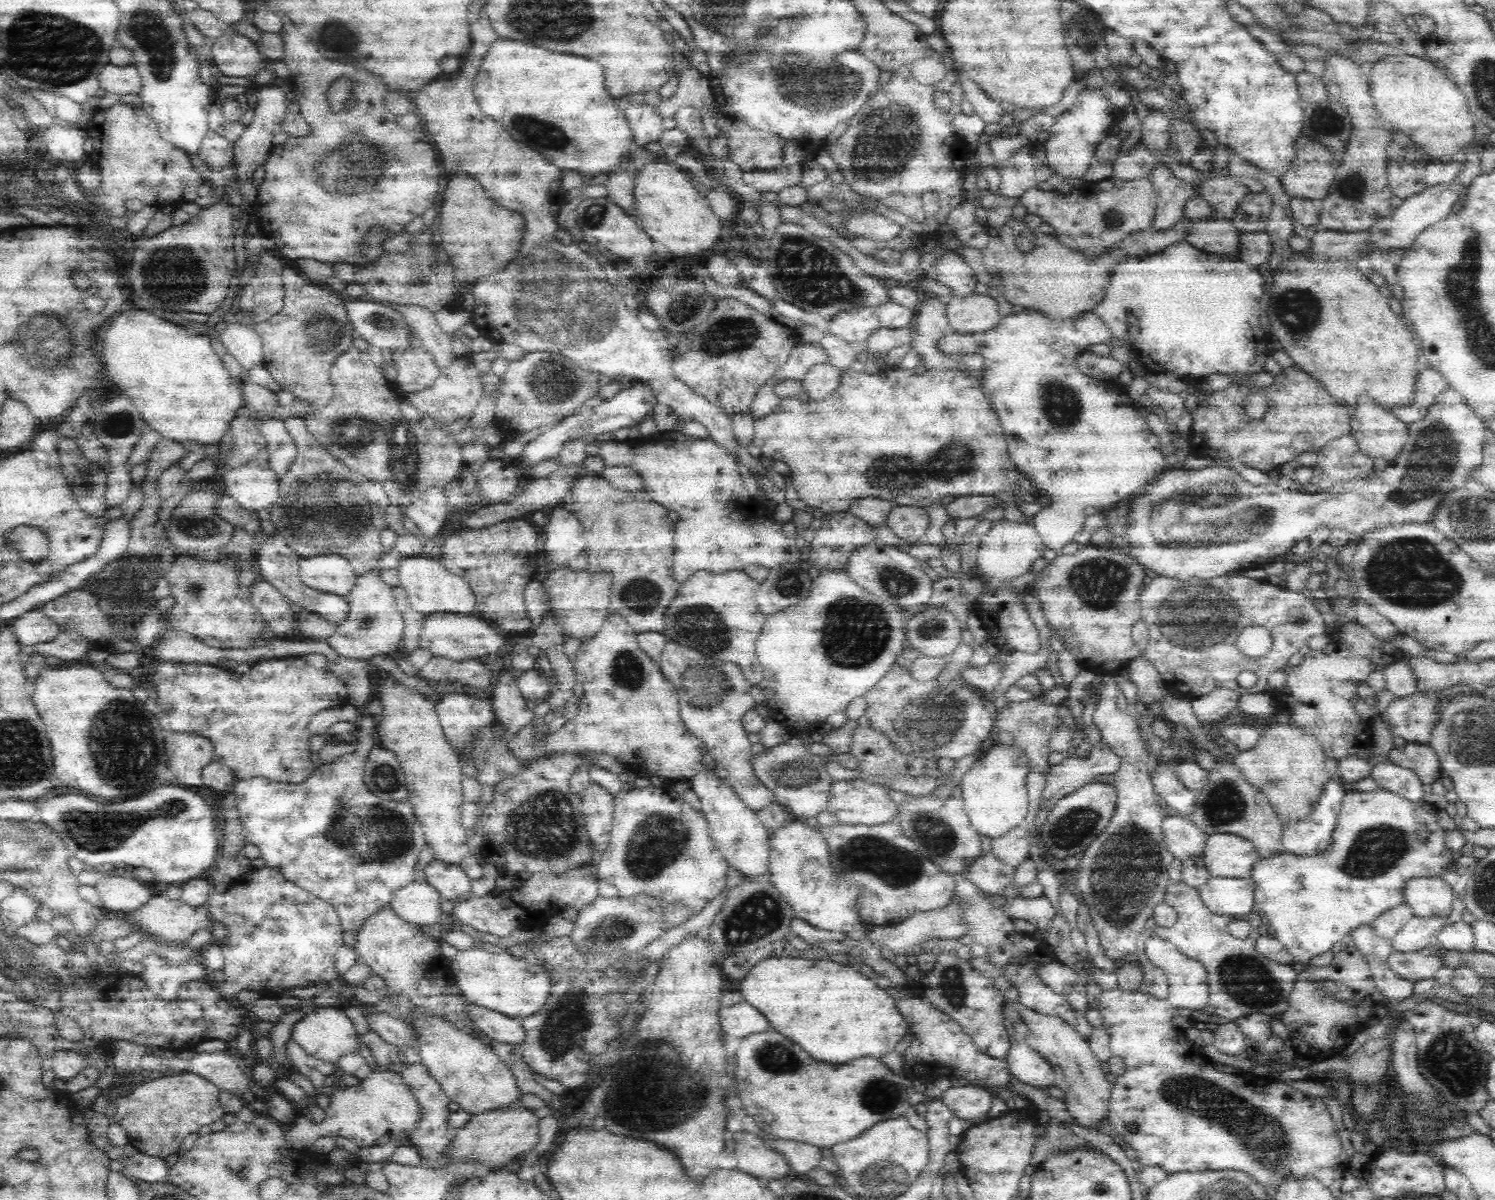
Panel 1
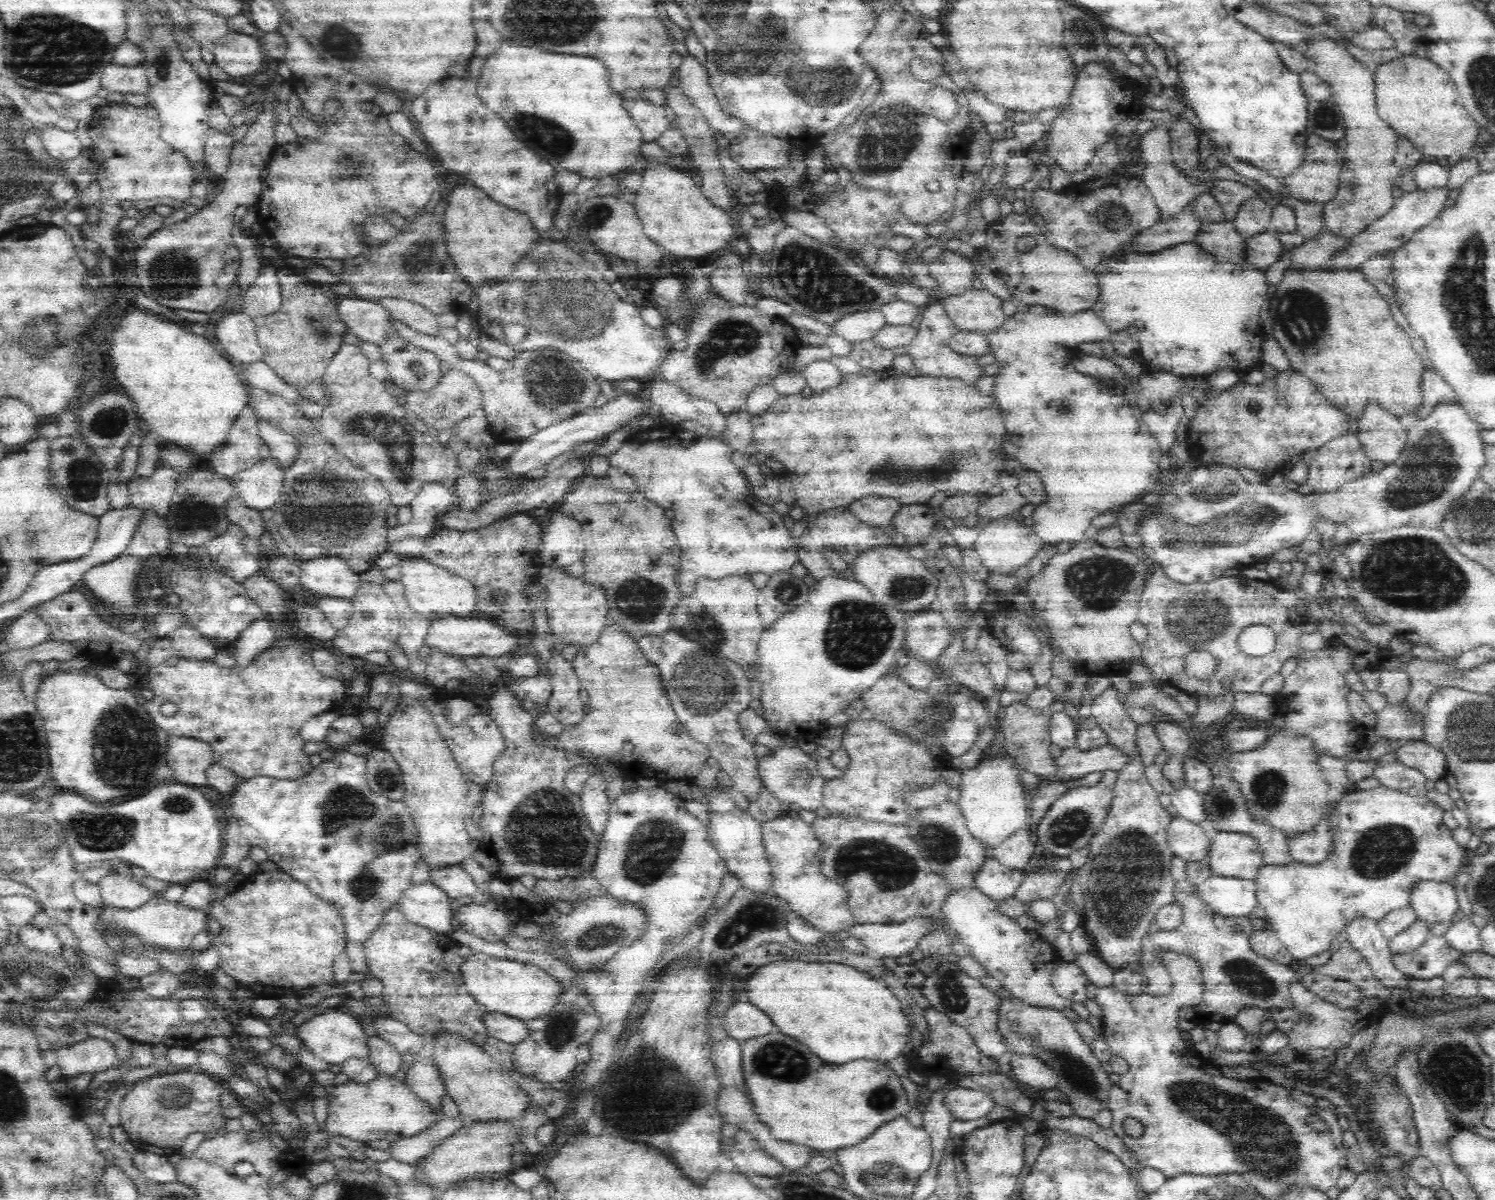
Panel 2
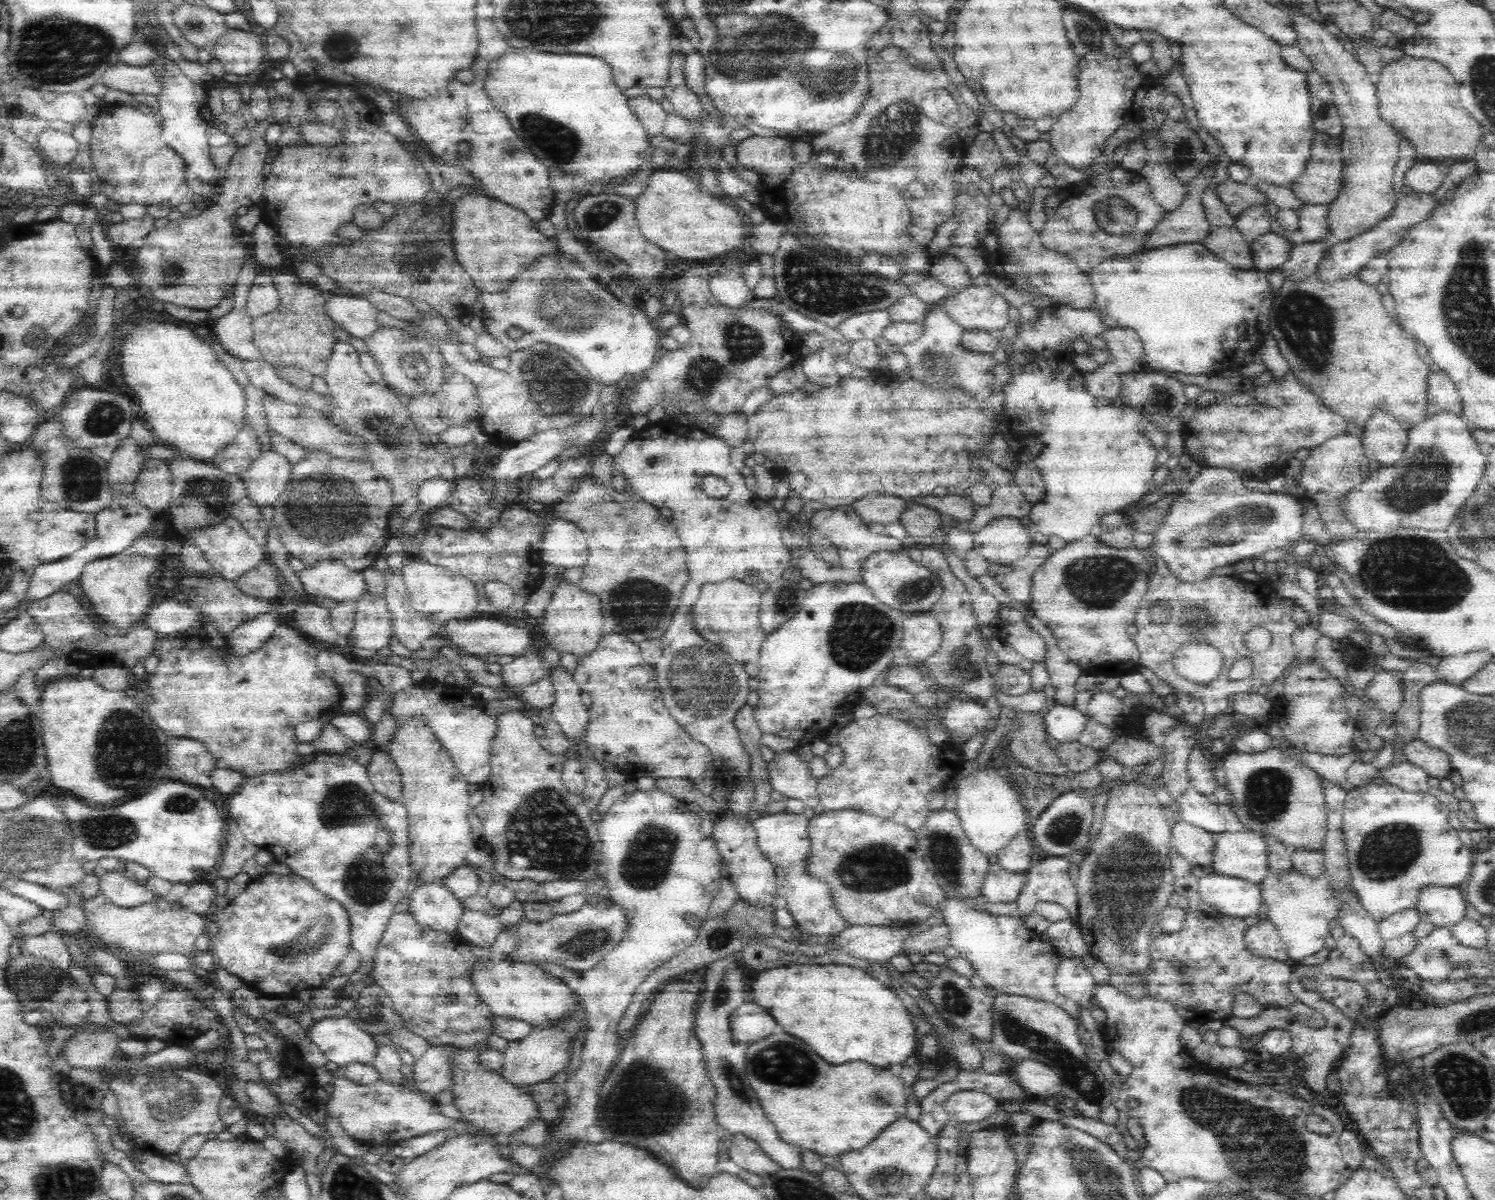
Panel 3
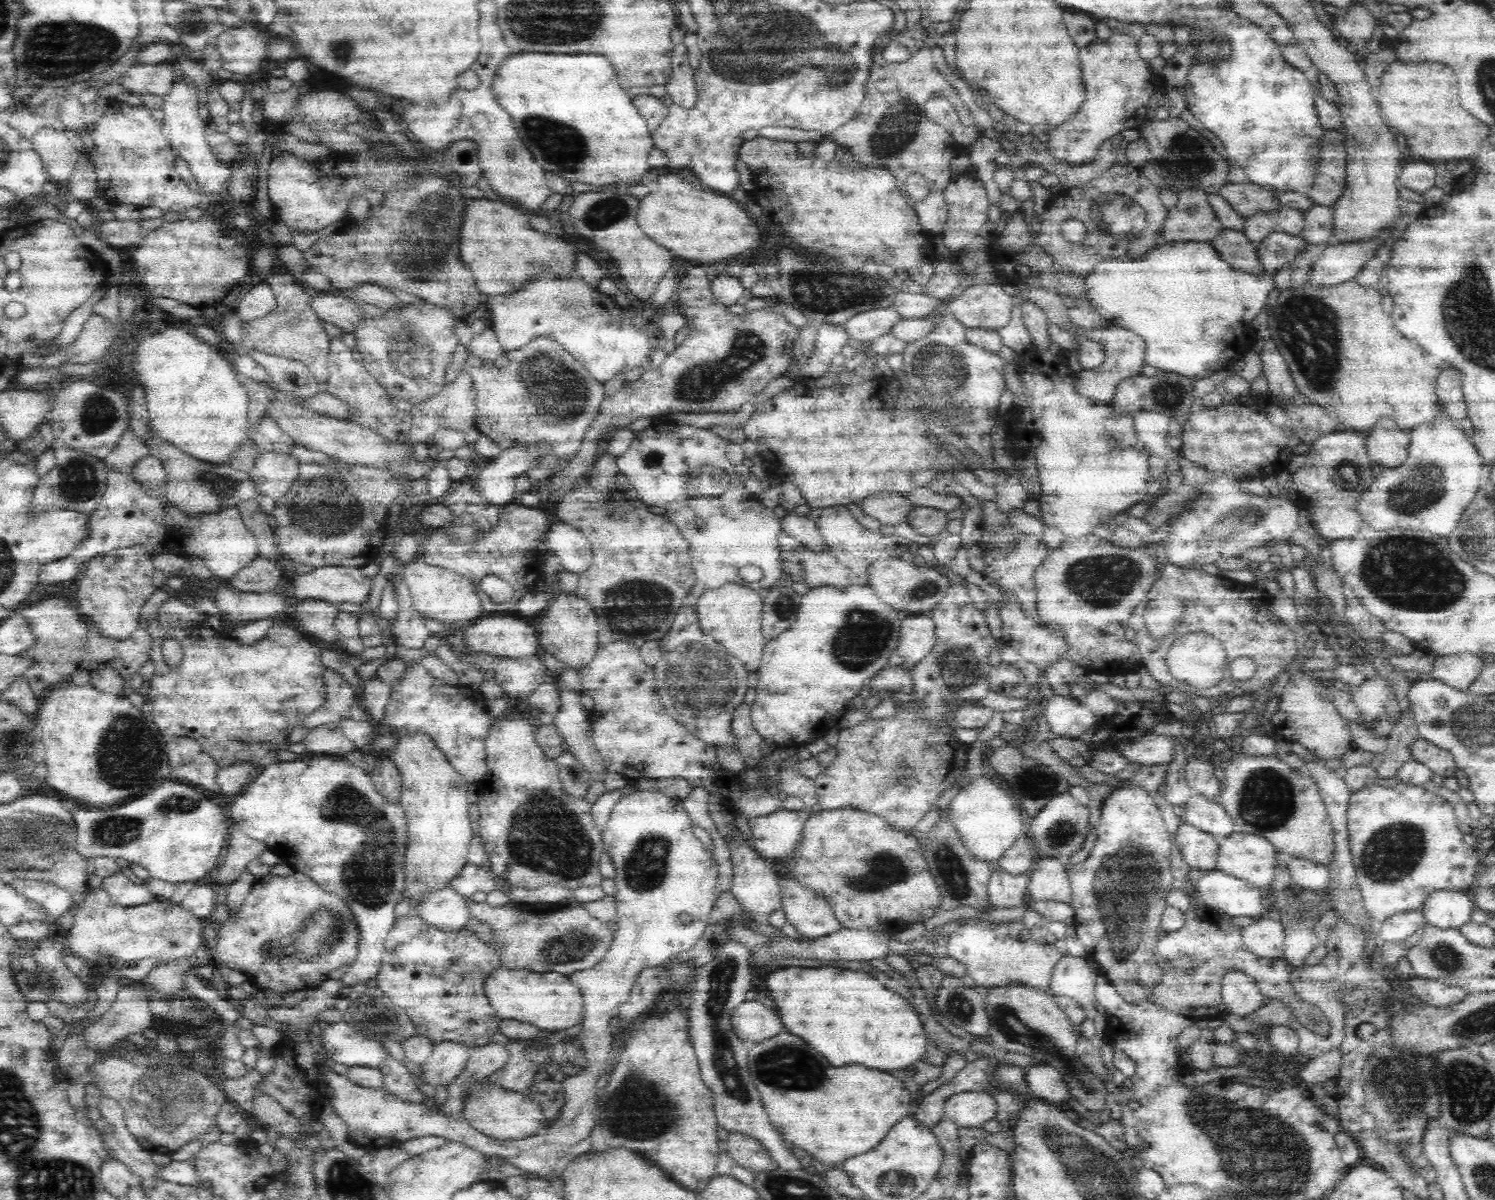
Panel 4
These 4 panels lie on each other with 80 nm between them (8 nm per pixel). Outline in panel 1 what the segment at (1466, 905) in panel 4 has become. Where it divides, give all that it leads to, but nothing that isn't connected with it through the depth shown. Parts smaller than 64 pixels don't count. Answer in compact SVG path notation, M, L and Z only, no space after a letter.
M1439 876L1414 877L1403 886L1404 903L1412 909L1414 917L1450 914L1453 895L1453 888Z

